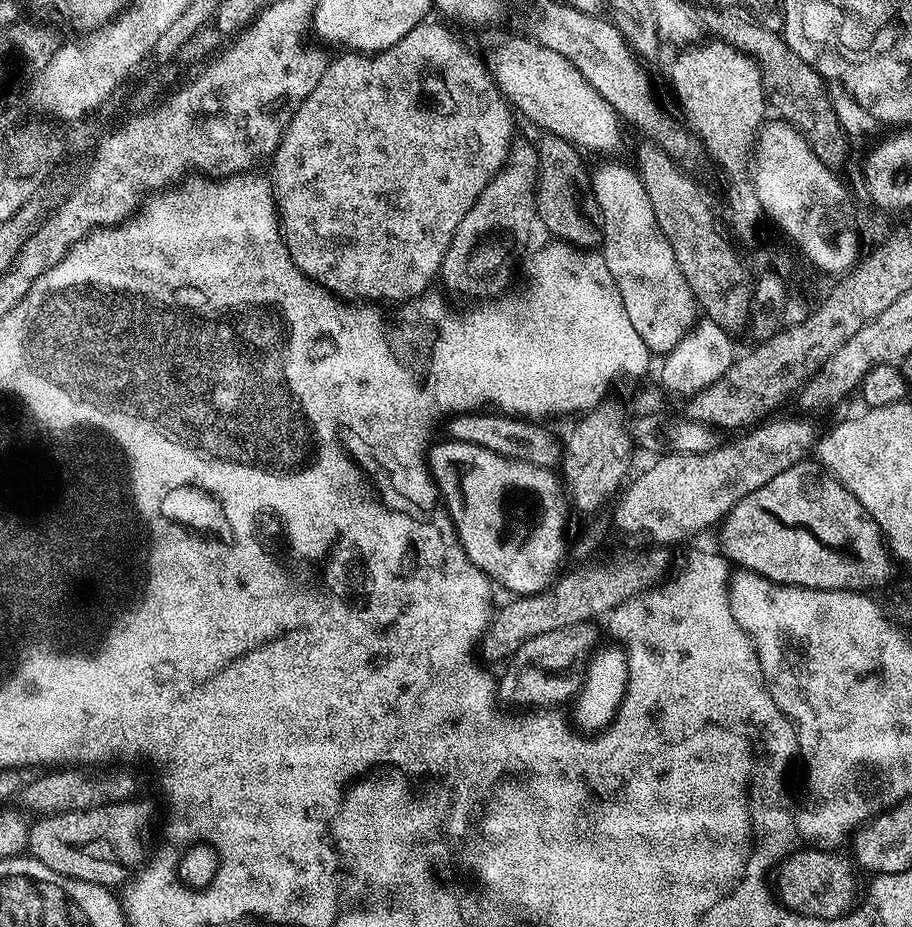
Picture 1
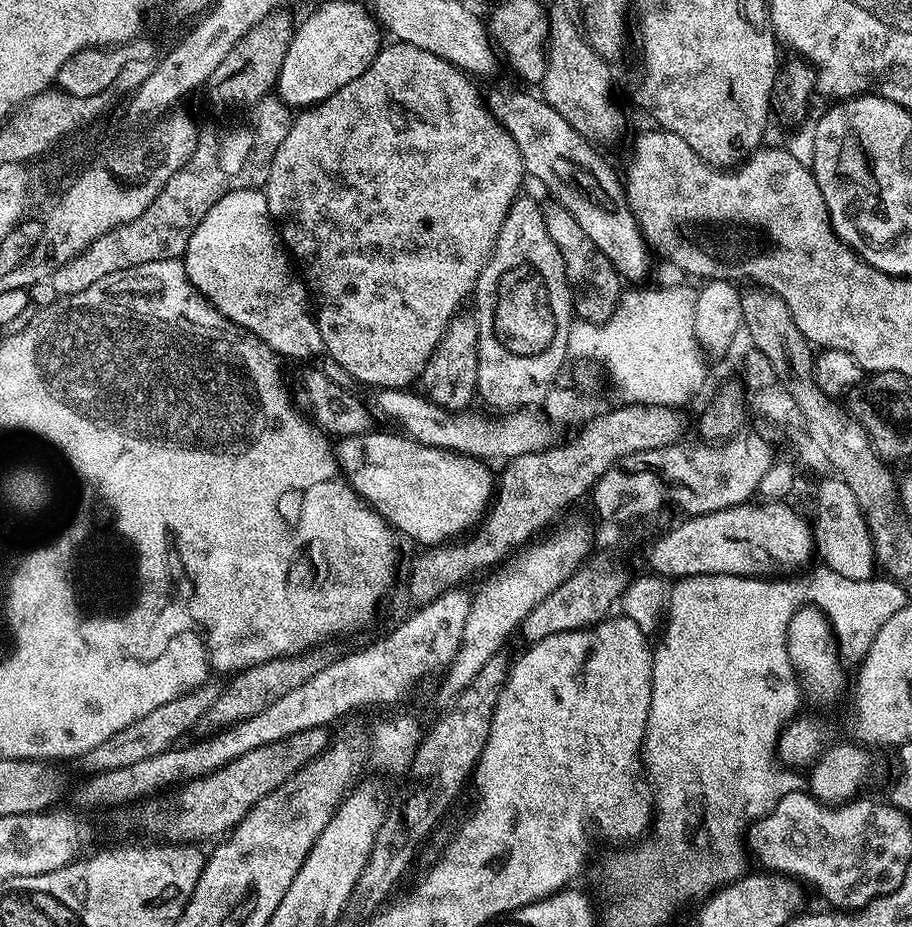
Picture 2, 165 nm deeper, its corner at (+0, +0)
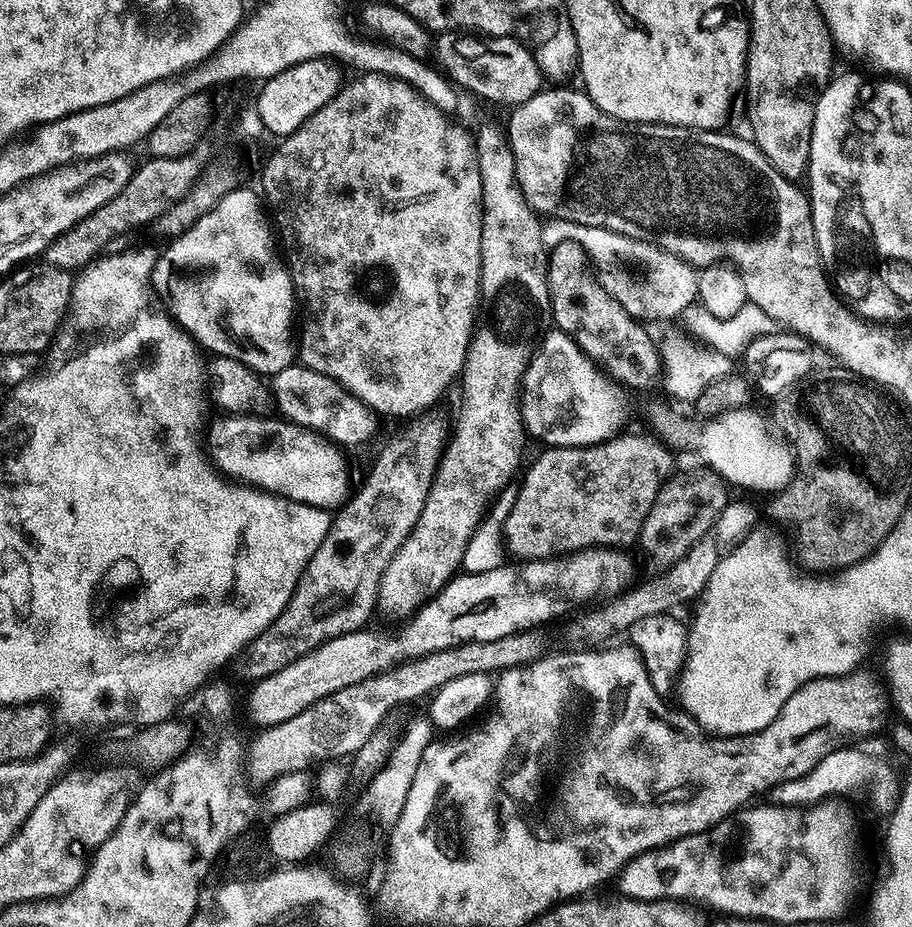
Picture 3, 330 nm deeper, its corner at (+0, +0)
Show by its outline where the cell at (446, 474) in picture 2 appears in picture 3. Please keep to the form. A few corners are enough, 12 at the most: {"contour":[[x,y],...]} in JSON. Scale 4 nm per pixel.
{"contour":[[233,414],[229,477],[315,508],[348,503],[348,460],[285,418]]}

